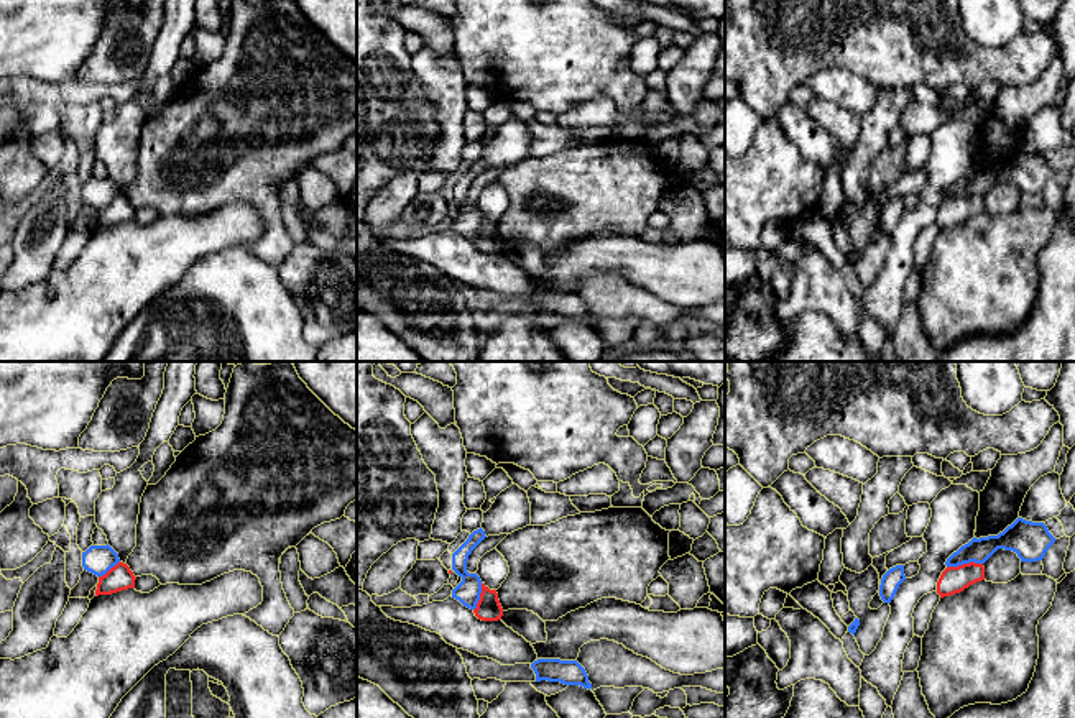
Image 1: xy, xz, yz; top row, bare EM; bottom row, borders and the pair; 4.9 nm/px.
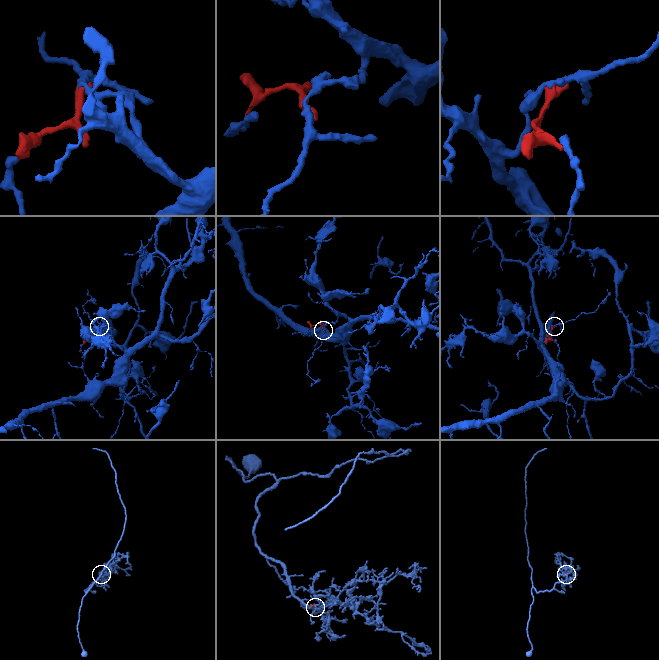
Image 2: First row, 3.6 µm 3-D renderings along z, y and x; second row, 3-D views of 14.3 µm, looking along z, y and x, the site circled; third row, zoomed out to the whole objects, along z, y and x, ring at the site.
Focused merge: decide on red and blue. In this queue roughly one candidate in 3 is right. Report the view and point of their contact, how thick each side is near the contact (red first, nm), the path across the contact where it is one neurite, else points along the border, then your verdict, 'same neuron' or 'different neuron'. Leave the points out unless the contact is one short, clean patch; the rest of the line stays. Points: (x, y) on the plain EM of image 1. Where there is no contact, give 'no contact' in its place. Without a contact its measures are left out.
meets red in yz at (964, 196); 130 nm thick on the red side, 120 nm on the other; different neuron

